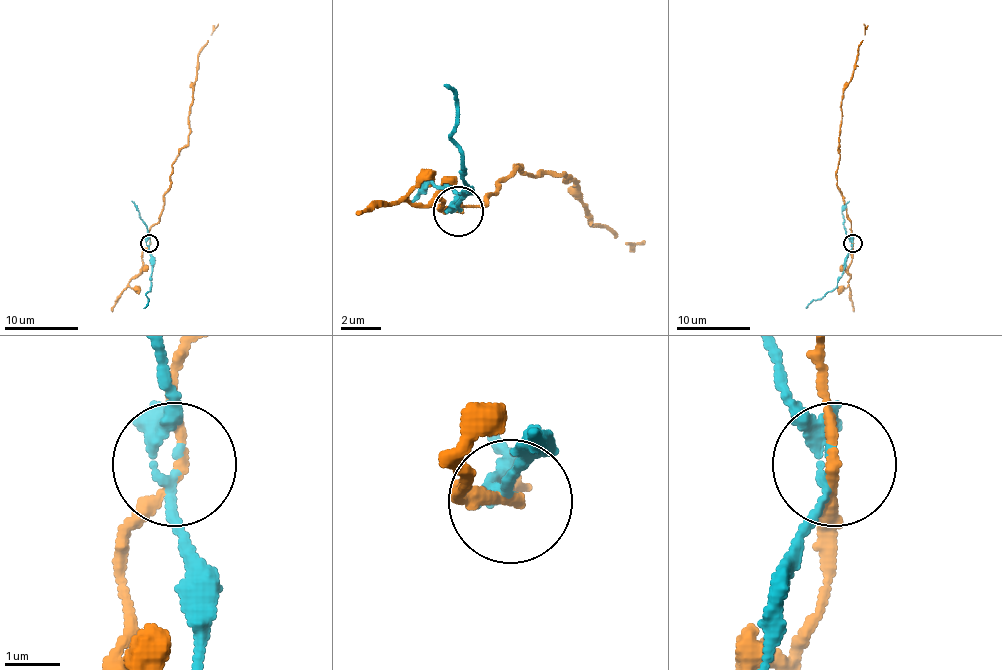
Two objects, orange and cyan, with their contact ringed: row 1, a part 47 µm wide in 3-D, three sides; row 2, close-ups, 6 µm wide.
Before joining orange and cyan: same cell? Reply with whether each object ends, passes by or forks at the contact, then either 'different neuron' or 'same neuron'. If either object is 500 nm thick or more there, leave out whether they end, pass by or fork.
orange passes by; cyan passes by; different neuron

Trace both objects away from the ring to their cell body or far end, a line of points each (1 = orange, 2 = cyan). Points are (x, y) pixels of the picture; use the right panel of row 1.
1: (853, 244), (844, 196), (837, 185), (837, 166), (840, 151), (842, 89), (853, 72), (864, 24)
2: (853, 244), (837, 286), (805, 308)

